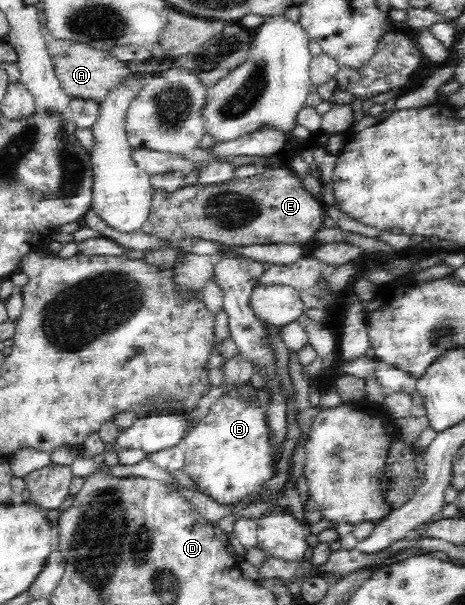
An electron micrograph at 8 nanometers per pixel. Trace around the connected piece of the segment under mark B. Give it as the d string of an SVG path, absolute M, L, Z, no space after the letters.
M220 396L209 408L208 414L185 434L182 444L185 447L185 463L182 468L184 474L190 480L194 480L197 490L206 496L210 496L220 504L232 504L232 502L246 500L266 480L270 480L274 476L274 472L276 472L276 470L270 468L272 442L270 442L268 415L264 418L264 408L262 406L248 406L240 398Z

